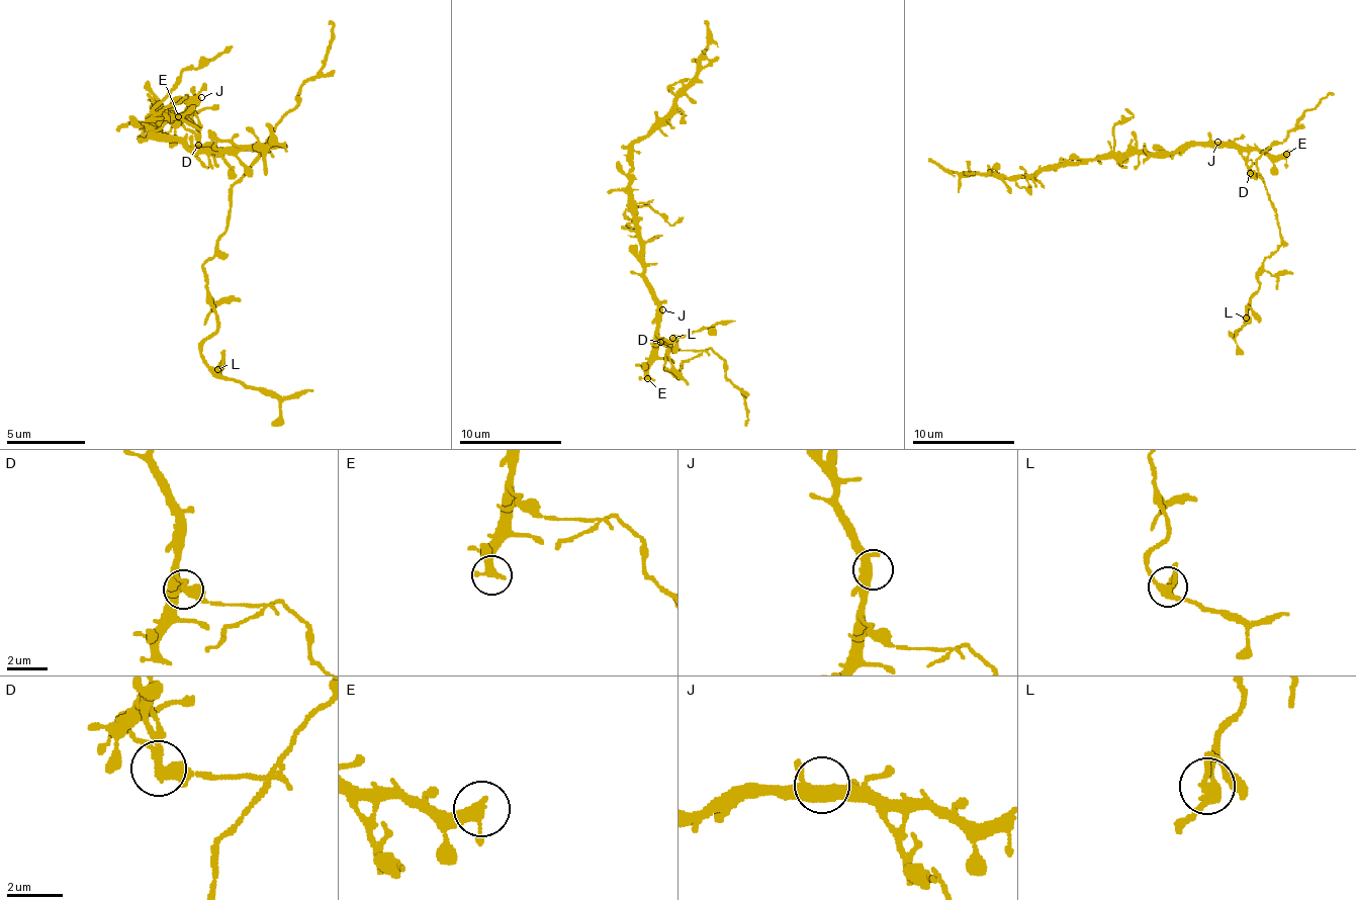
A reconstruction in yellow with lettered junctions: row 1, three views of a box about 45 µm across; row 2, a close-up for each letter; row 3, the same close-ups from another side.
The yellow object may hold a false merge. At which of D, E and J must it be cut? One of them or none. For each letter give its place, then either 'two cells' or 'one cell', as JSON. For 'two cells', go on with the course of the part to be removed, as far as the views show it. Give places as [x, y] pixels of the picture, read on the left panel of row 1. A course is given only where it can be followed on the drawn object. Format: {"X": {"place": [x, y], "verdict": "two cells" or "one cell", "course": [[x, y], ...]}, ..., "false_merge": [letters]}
{"D": {"place": [198, 145], "verdict": "two cells", "course": [[197, 144], [257, 156], [233, 187], [205, 278], [217, 330], [201, 357], [253, 388], [311, 388]]}, "E": {"place": [178, 116], "verdict": "one cell"}, "J": {"place": [201, 97], "verdict": "one cell"}, "false_merge": ["D"]}

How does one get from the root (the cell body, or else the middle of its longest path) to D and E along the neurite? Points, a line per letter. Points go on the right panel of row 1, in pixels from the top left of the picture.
D: (1217, 147), (1233, 147), (1251, 172)
E: (1217, 147), (1256, 147), (1269, 154), (1286, 154)

